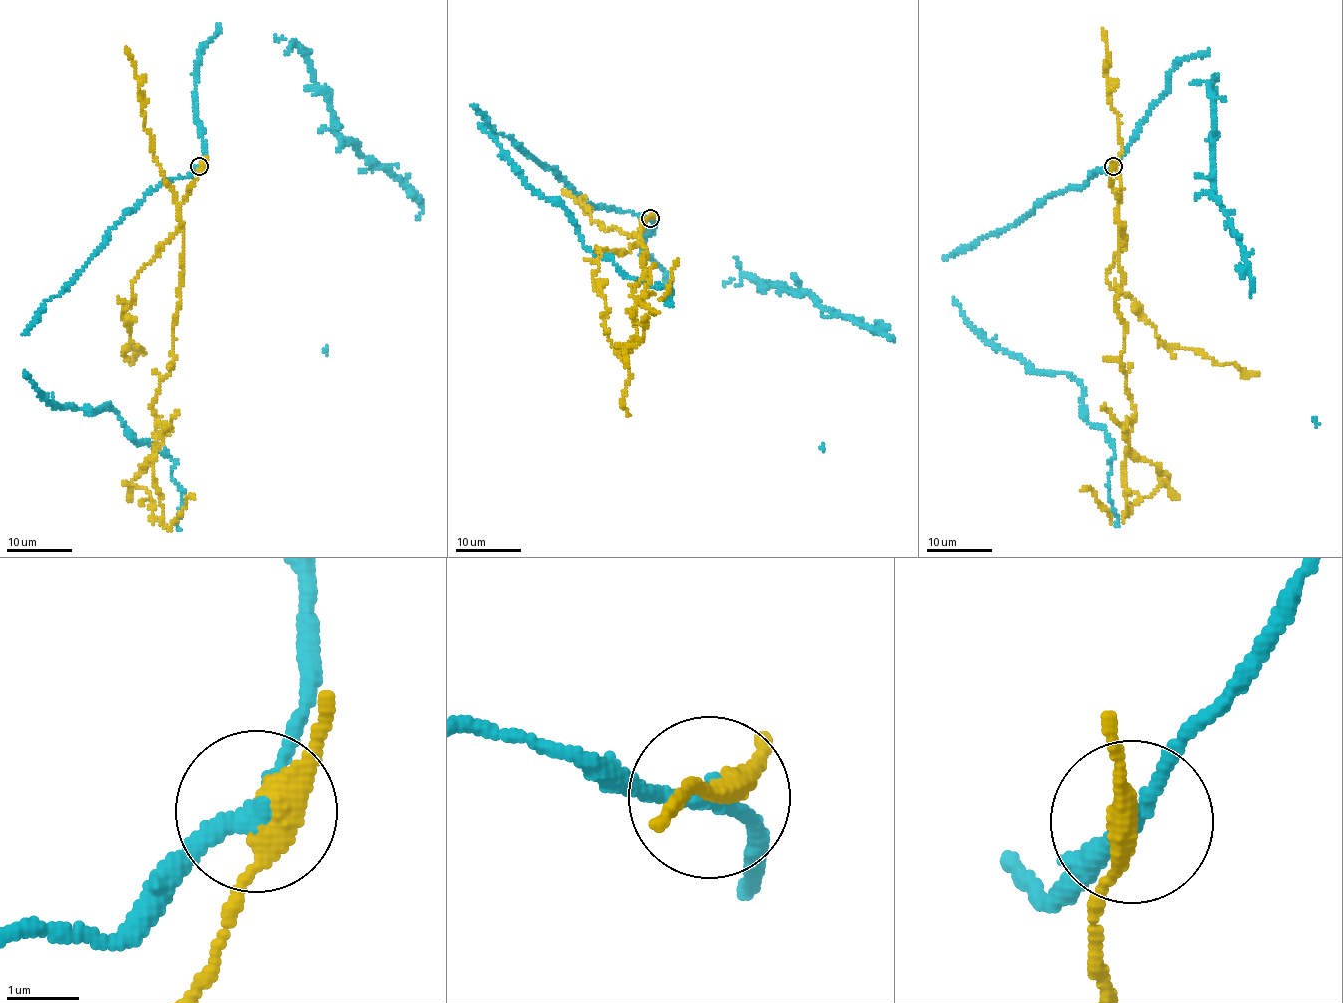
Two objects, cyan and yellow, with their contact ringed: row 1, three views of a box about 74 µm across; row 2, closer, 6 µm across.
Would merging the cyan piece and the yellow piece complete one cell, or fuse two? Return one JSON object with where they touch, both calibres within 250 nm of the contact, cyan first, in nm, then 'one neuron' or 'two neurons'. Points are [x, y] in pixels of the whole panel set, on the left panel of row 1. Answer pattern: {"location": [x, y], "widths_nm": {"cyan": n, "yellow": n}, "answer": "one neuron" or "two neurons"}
{"location": [199, 166], "widths_nm": {"cyan": 240, "yellow": 320}, "answer": "two neurons"}

